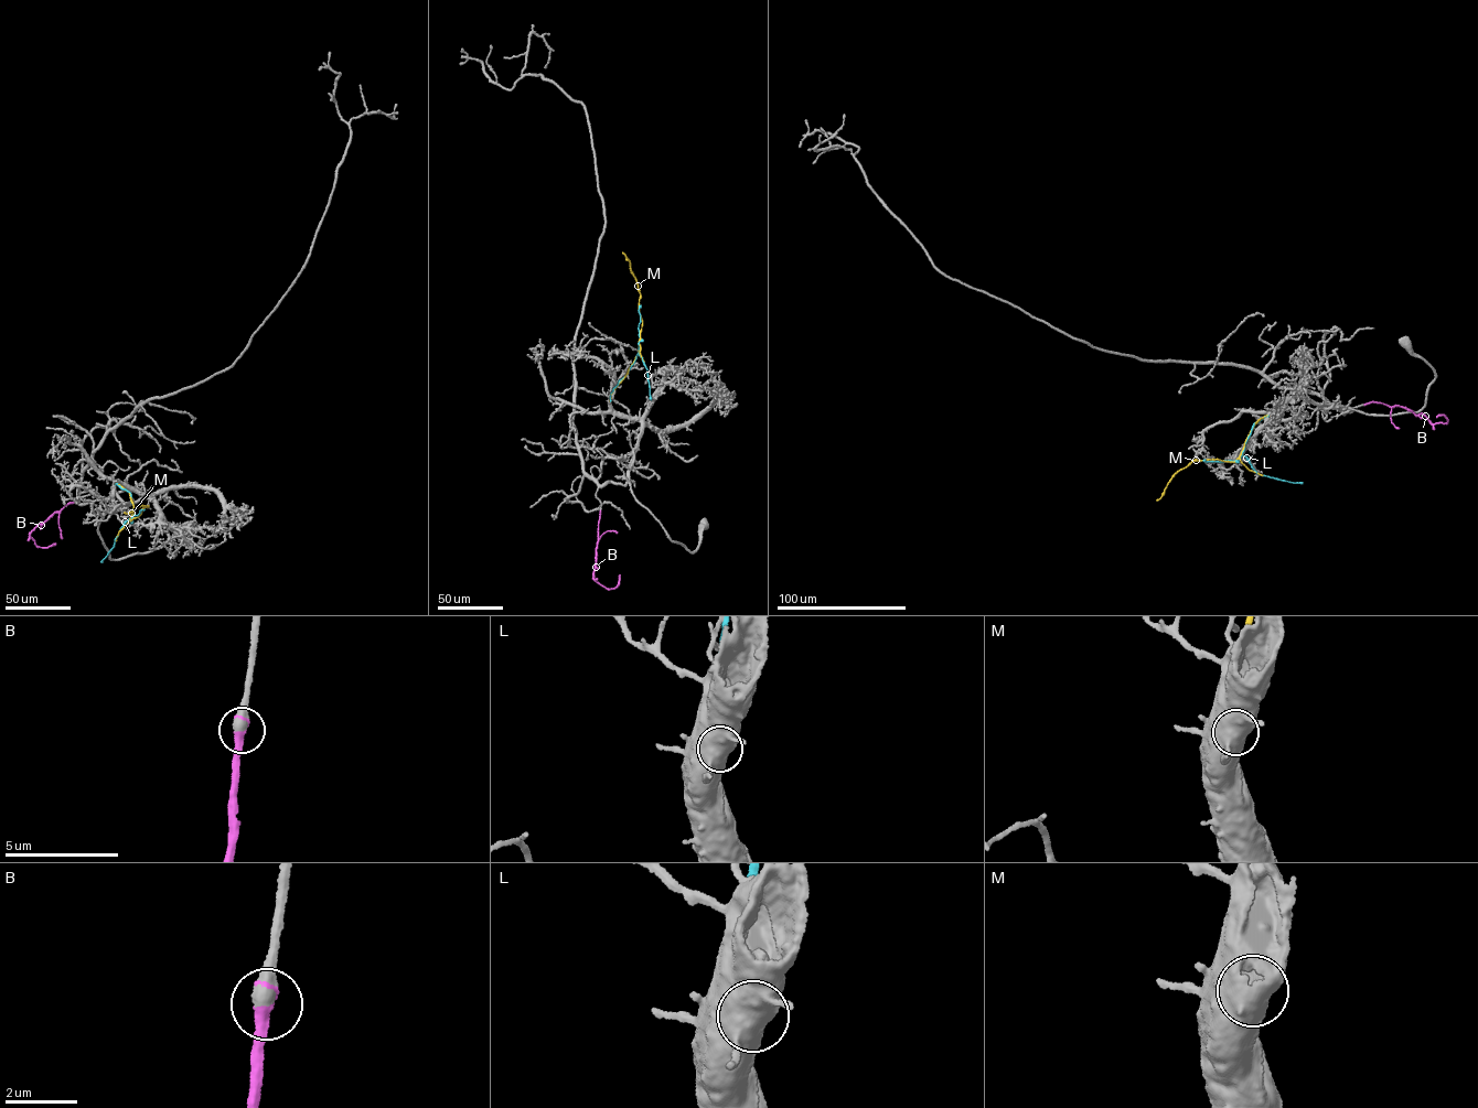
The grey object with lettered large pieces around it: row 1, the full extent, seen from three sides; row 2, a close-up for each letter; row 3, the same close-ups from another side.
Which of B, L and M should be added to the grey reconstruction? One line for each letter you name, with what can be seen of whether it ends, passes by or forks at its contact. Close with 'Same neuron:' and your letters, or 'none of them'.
B: it ends
Same neuron: B

